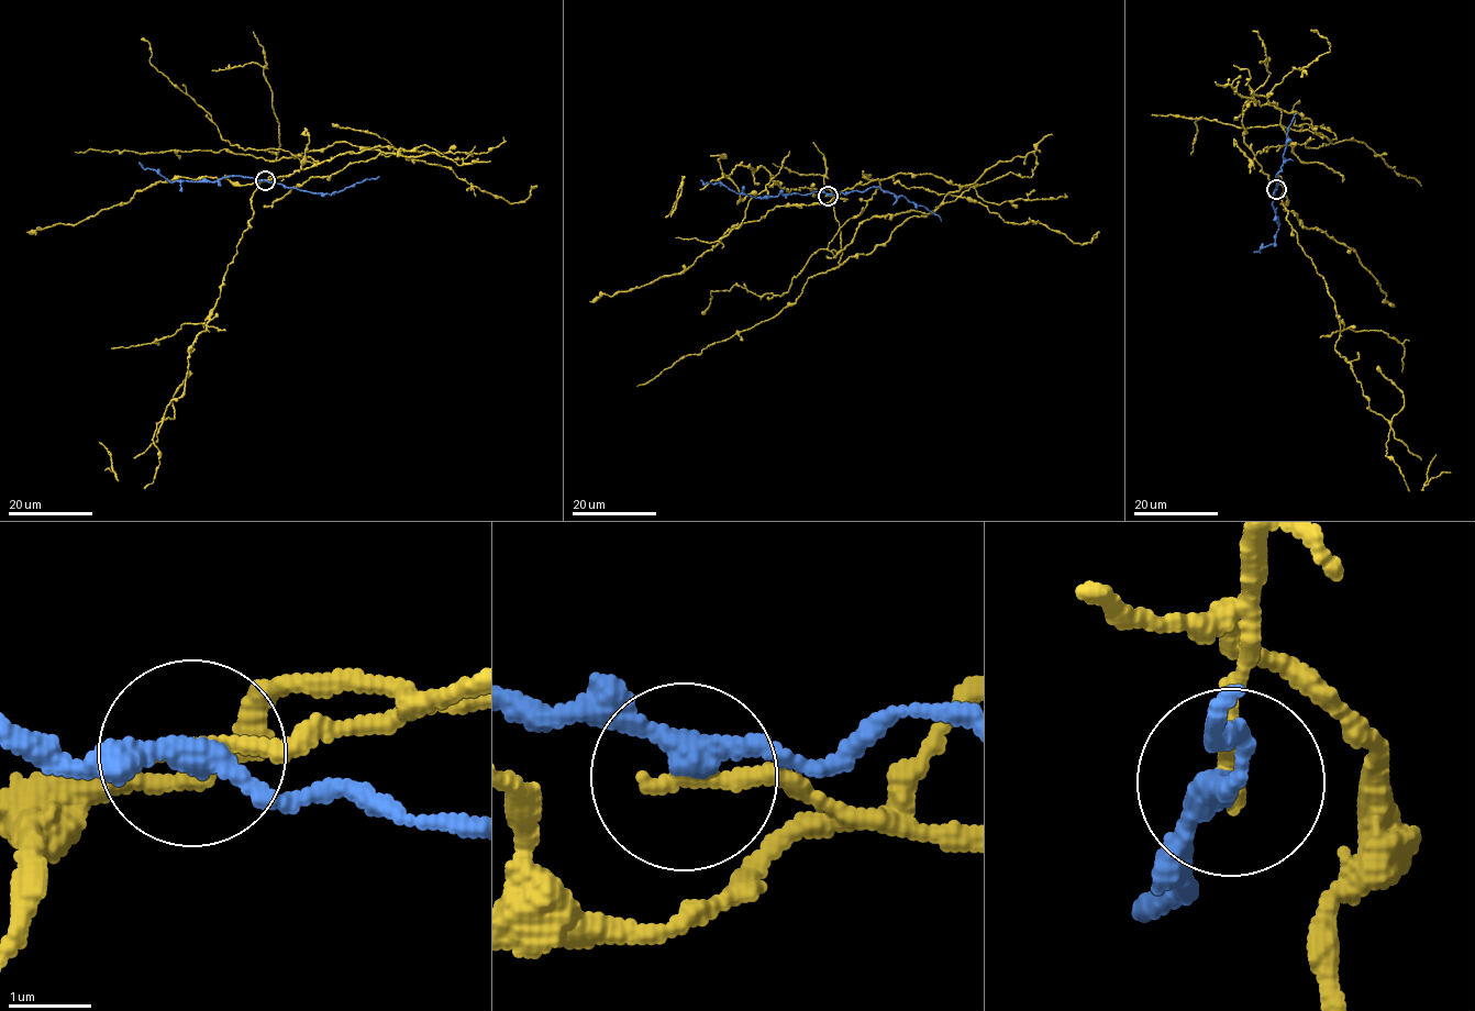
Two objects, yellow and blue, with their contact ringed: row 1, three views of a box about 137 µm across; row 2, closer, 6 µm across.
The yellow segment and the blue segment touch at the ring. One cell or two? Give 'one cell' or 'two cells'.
two cells

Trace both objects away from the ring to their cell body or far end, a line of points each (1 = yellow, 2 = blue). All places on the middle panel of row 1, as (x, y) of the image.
1: (828, 196), (899, 173), (938, 175), (960, 186), (869, 253), (810, 277), (775, 317), (680, 357), (638, 387)
2: (828, 196), (817, 191), (754, 198), (719, 182), (705, 184), (700, 180)

